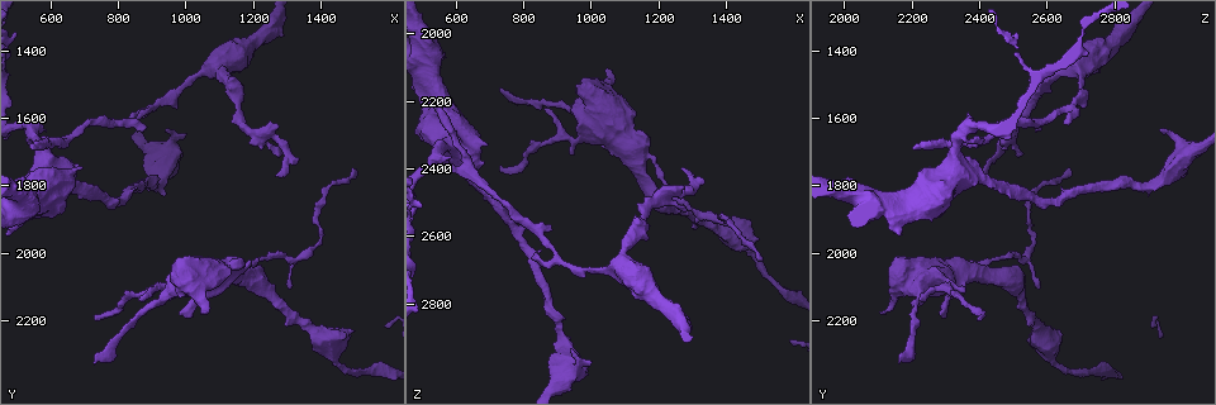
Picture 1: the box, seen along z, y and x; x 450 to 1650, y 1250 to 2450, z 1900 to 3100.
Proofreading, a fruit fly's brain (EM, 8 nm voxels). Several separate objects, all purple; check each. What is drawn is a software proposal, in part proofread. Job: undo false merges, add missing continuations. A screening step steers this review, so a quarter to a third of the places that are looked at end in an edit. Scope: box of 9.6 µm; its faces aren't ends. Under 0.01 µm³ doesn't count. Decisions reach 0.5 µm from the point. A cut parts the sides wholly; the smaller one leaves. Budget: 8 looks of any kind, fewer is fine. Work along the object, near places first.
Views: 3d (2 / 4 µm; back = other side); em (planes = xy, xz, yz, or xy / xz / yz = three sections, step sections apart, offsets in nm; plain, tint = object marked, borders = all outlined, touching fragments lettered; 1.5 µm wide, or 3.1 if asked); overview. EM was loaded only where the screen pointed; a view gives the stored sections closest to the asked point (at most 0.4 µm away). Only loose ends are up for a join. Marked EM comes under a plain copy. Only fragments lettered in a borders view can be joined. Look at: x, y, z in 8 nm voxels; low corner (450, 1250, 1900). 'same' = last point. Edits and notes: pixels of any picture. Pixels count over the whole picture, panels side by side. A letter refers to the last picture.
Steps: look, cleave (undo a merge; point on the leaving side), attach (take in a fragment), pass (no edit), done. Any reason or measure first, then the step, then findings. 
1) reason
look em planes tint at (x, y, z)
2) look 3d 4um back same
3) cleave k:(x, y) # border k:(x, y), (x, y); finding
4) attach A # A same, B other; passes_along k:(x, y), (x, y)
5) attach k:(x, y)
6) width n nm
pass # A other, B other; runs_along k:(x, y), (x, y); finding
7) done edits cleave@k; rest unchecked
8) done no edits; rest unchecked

free end
look 3d 2um at (1280, 1710, 2530)

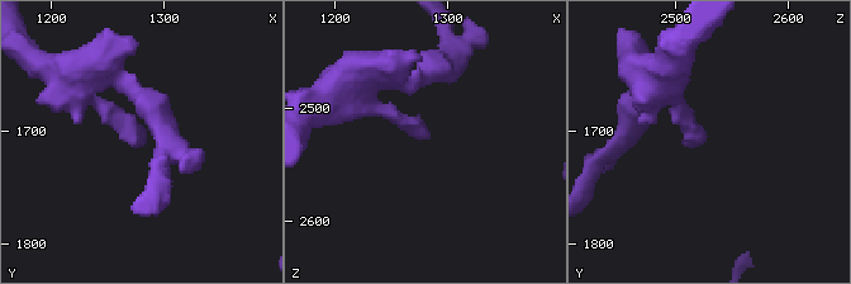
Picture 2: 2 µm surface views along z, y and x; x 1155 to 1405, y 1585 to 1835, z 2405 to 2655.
look em planes borders at (1282, 1710, 2528)

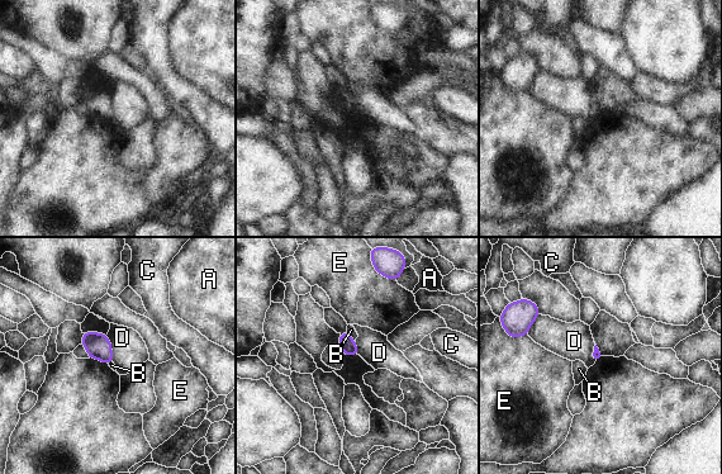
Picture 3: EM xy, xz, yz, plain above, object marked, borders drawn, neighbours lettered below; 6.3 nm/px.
pass # A other, B other, C other, D other, E other; border 3:(105, 335), (110, 342), (113, 361); none of them fits

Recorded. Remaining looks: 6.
narrows sharply
look em xz step 8 borders at (1000, 1510, 2700)

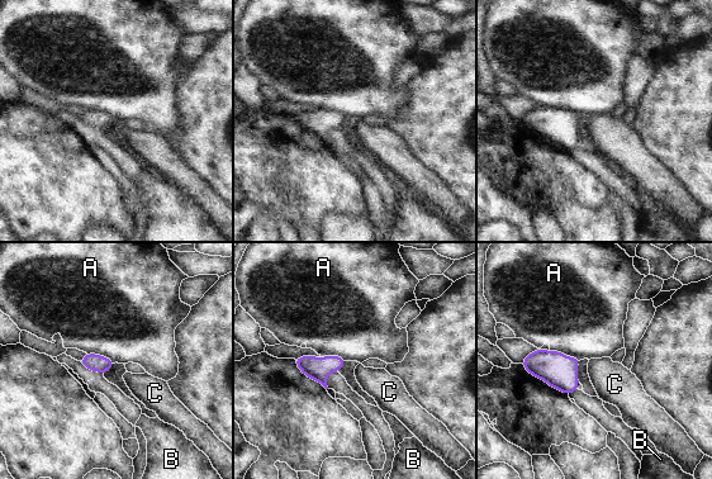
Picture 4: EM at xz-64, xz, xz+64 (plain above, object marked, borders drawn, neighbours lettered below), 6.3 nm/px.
longest_contact A 200 nm
pass # A other, B other, C other; continuous, no second neuron

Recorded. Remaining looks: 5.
an open end
look 3d 4um at (1050, 2180, 2110)

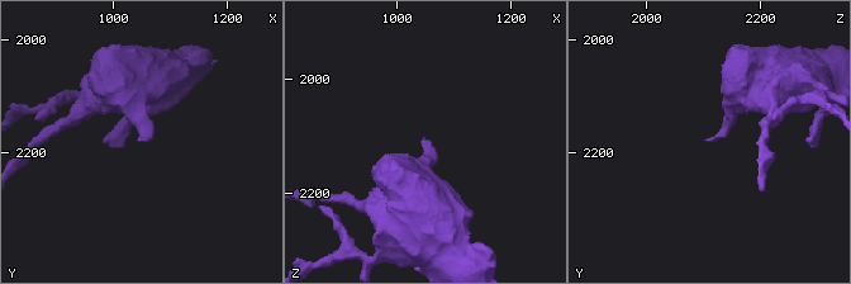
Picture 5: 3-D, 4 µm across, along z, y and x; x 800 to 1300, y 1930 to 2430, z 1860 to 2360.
now the EM
look em xy step 8 borders at (1045, 2175, 2110)

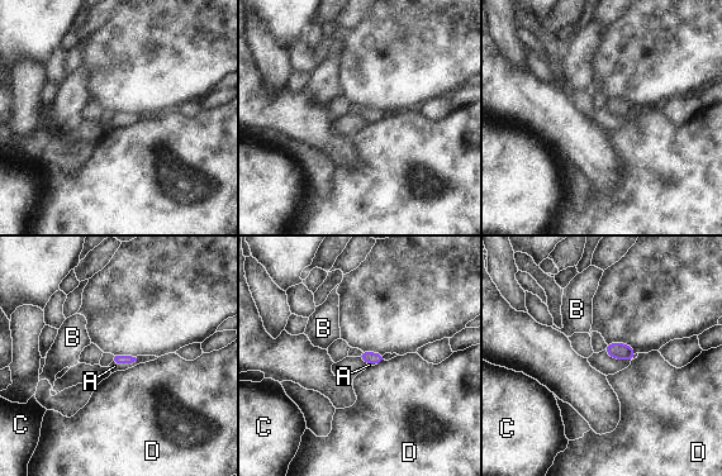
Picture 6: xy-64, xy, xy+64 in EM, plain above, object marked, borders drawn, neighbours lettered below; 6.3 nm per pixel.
attach 6:(114, 366) # A same, B other, C other, D other; passes_along 6:(118, 358), (126, 362), (114, 366); the neuron continues

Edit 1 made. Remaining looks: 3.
done edits attach@6; rest unchecked

